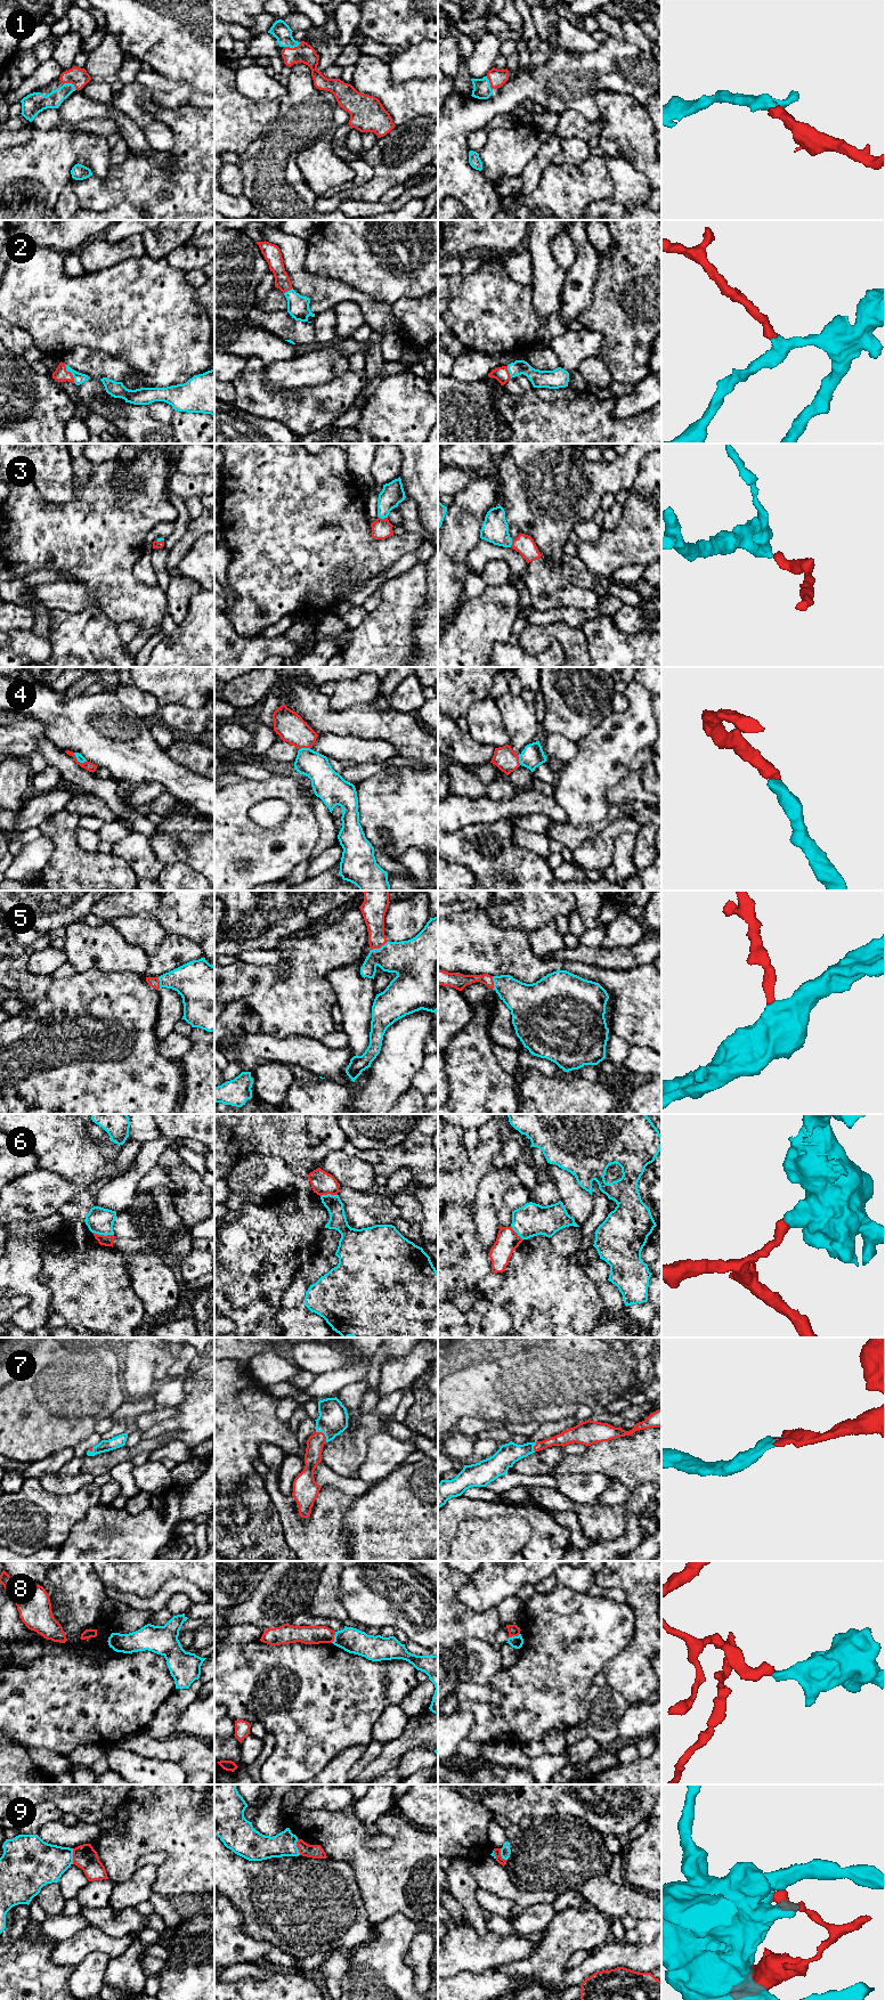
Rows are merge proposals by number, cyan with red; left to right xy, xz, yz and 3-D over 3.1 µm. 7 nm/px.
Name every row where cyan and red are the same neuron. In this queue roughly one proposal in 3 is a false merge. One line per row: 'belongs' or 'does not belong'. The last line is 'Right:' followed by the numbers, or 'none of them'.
1: belongs
2: belongs
3: belongs
4: belongs
5: belongs
6: does not belong
7: belongs
8: does not belong
9: does not belong
Right: 1, 2, 3, 4, 5, 7

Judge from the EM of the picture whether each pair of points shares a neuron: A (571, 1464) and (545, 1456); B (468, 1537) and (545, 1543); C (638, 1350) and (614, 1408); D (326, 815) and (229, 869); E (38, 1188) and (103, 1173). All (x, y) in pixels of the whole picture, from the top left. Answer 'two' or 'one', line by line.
A: two
B: two
C: two
D: two
E: one

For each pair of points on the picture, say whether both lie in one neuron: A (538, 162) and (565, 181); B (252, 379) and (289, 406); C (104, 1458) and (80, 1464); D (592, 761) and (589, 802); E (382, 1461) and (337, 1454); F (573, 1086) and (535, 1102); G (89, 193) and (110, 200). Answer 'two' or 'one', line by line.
A: two
B: one
C: one
D: one
E: two
F: one
G: one

